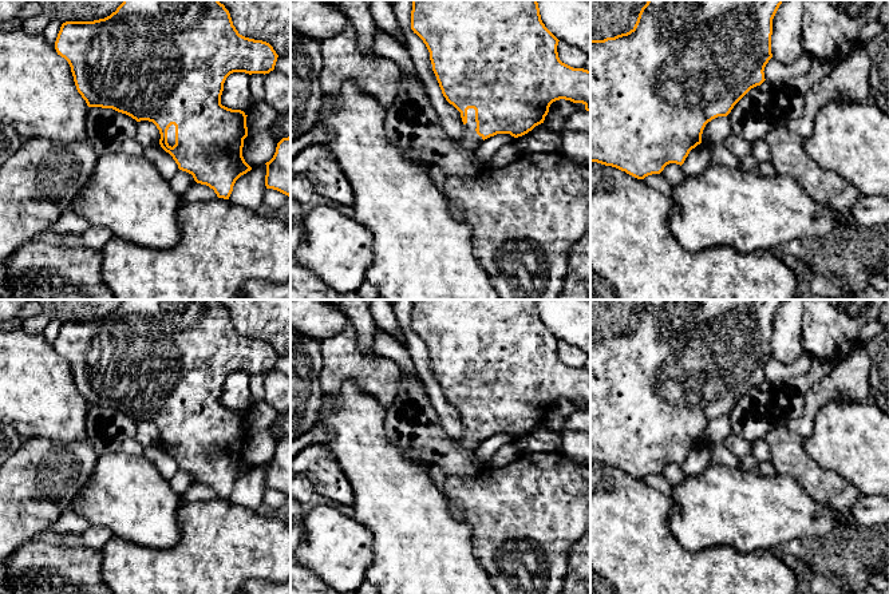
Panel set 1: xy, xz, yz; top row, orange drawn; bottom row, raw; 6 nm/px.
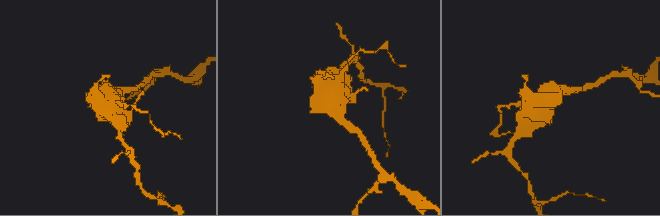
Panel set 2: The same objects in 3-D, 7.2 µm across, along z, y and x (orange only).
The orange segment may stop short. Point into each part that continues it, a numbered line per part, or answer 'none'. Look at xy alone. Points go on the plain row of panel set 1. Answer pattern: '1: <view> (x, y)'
1: xy (172, 430)

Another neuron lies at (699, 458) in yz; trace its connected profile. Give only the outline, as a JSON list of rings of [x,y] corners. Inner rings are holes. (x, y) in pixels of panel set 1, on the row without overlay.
[[[704,443],[692,448],[681,464],[685,476],[700,475],[708,466],[711,466],[710,447]]]

